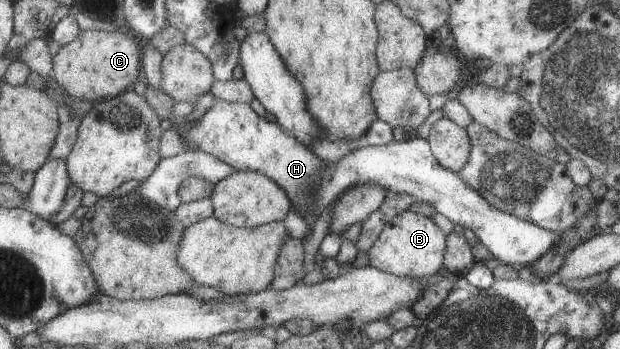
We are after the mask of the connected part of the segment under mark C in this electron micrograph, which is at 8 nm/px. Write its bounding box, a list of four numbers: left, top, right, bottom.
[53,30,143,103]

